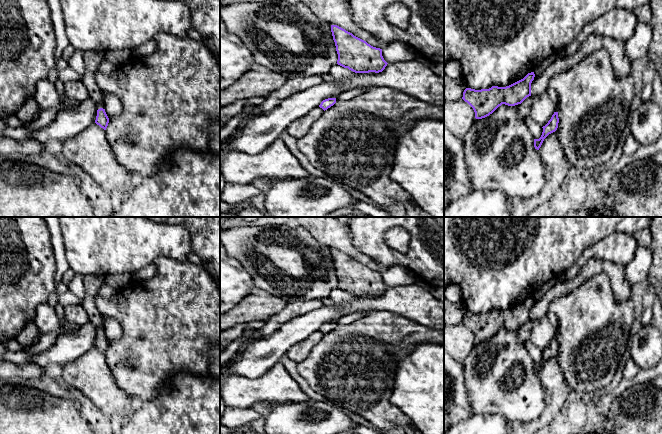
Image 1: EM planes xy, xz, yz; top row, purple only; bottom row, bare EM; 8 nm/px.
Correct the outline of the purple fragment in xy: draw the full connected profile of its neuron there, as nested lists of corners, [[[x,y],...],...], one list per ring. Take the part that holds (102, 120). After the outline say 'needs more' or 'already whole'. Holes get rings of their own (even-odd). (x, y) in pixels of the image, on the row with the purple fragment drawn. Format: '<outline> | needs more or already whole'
[[[85,51],[83,59],[85,64],[85,72],[81,77],[81,80],[89,94],[89,97],[94,99],[99,106],[95,123],[106,130],[109,123],[109,118],[105,112],[105,109],[102,108],[103,101],[100,95],[101,91],[94,78],[95,73],[98,72],[101,62],[105,59],[105,52]]] | needs more

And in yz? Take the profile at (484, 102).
[[[531,72],[506,87],[492,86],[481,90],[466,88],[462,99],[473,108],[475,118],[482,119],[492,114],[502,104],[515,106],[531,96],[531,83],[534,77],[534,72]]] | already whole

